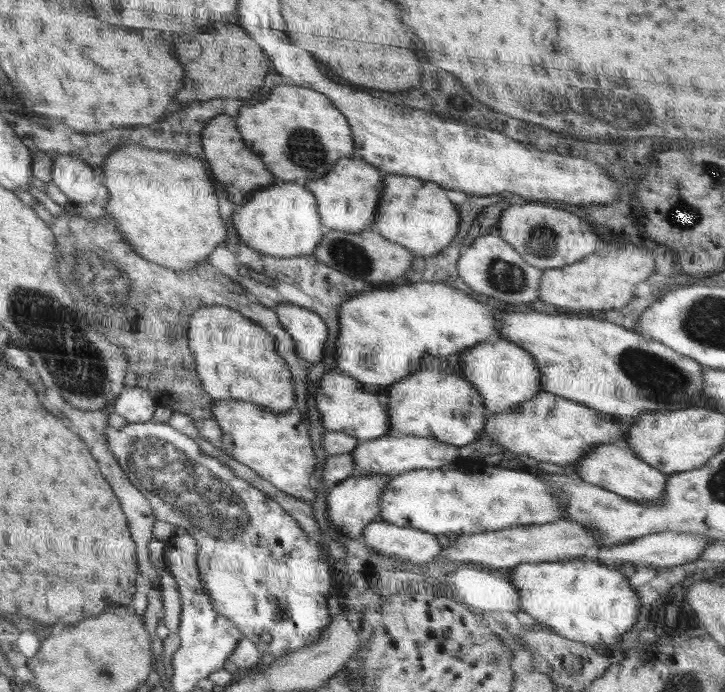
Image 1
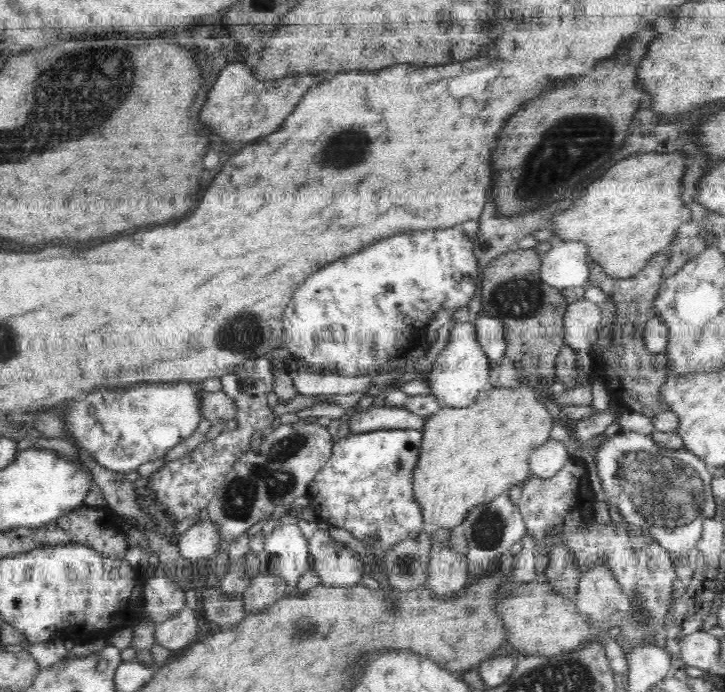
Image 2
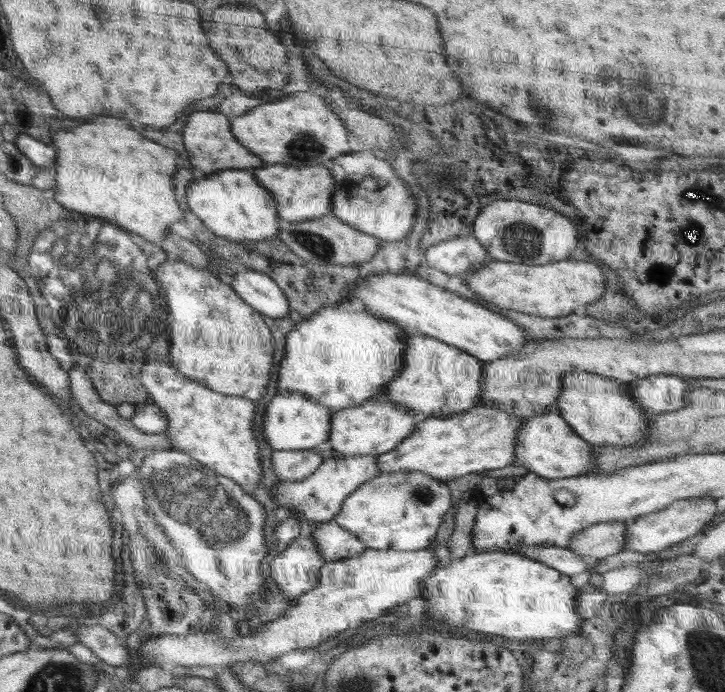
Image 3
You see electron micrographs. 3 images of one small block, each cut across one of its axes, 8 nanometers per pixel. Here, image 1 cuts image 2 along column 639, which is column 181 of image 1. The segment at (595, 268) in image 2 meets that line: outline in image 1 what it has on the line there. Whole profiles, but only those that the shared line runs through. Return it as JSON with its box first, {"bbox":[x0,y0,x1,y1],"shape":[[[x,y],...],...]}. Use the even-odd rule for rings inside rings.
{"bbox":[32,200,308,421],"shape":[[[38,200],[32,203],[32,208],[55,233],[56,269],[69,293],[72,293],[76,308],[90,318],[90,327],[112,343],[124,347],[128,359],[124,388],[143,388],[152,394],[157,405],[182,412],[194,421],[212,419],[212,406],[217,399],[203,389],[196,372],[194,357],[188,350],[188,320],[202,306],[226,306],[258,323],[275,338],[275,350],[284,357],[292,373],[295,409],[301,413],[301,418],[308,420],[304,395],[304,388],[308,386],[308,361],[297,353],[296,343],[292,335],[283,329],[275,309],[260,305],[231,275],[218,272],[208,262],[184,272],[164,268],[138,255],[120,230],[108,232],[102,222],[97,223],[86,215],[76,216],[69,211],[54,216]],[[127,309],[139,311],[132,326],[126,320]]]}

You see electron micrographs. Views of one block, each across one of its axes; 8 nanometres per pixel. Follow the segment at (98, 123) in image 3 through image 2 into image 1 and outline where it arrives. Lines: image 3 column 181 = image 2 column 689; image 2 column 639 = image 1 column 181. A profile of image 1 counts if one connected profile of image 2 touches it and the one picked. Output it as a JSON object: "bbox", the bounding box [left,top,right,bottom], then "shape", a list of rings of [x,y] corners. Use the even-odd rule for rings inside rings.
{"bbox":[98,146,226,272],"shape":[[[122,146],[118,150],[114,150],[112,155],[109,155],[109,158],[104,160],[101,170],[98,172],[100,181],[106,185],[108,189],[108,202],[104,204],[104,209],[106,212],[110,213],[116,222],[116,231],[120,230],[122,232],[125,241],[128,241],[134,251],[142,258],[150,260],[150,262],[156,262],[164,268],[172,268],[176,272],[184,272],[188,268],[196,268],[200,264],[206,262],[207,257],[214,252],[214,248],[218,244],[222,244],[226,239],[226,222],[220,217],[220,207],[218,207],[218,197],[216,197],[216,192],[214,192],[214,186],[210,181],[210,176],[206,172],[206,167],[202,161],[193,158],[192,156],[182,155],[179,153],[174,153],[171,151],[158,151],[150,148],[140,148],[140,146]]]}

